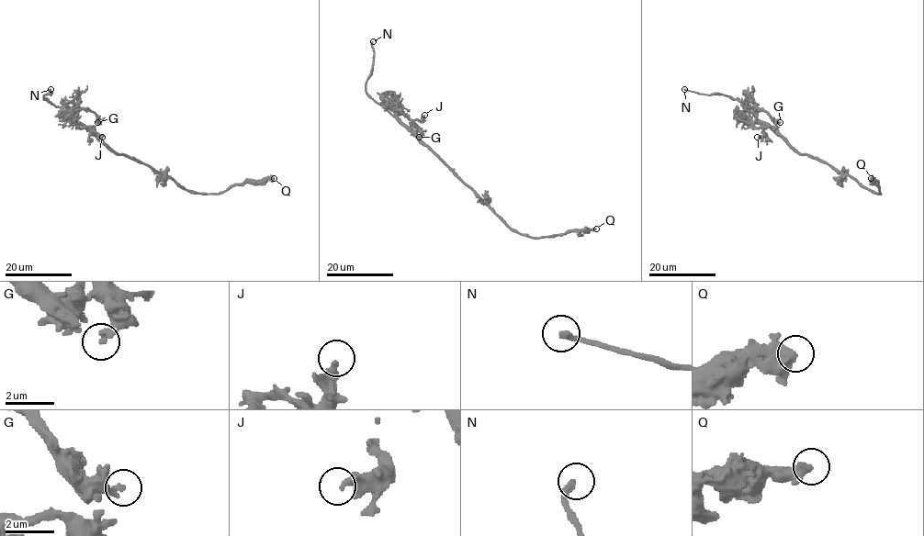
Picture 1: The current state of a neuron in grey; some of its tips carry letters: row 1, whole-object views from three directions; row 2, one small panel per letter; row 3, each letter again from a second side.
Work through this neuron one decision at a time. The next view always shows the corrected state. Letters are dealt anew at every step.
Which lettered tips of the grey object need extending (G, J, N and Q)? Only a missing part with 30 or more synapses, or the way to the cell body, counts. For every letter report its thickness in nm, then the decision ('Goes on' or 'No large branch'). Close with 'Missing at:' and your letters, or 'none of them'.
G: Thickness 200 nm. No large branch
J: Thickness 320 nm. No large branch
N: Thickness 240 nm. Goes on
Q: Thickness 340 nm. No large branch
Missing at: N

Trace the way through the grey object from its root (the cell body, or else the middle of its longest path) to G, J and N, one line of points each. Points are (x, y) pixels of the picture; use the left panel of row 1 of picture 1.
G: (129, 158), (112, 152), (75, 120), (76, 114), (82, 109), (90, 109), (97, 122)
J: (129, 158), (117, 154), (93, 130), (93, 127), (91, 128), (102, 137)
N: (129, 158), (116, 154), (88, 129), (76, 125), (59, 107), (46, 100), (44, 95), (50, 94), (50, 89)

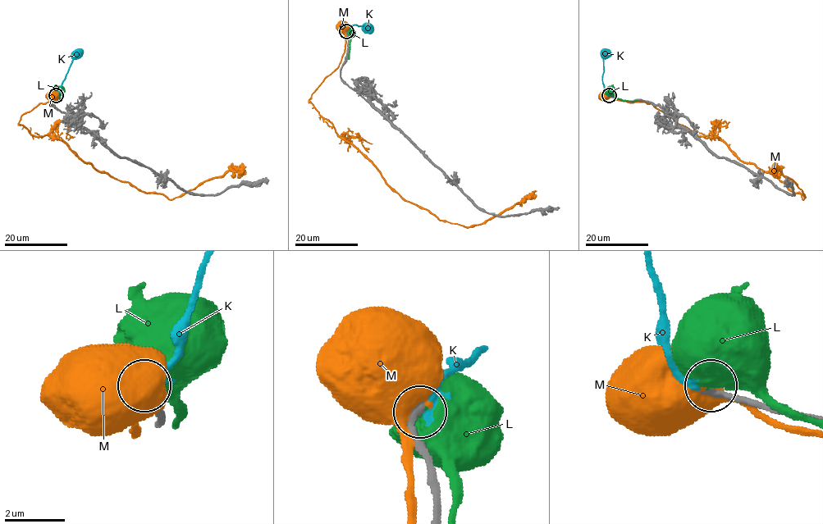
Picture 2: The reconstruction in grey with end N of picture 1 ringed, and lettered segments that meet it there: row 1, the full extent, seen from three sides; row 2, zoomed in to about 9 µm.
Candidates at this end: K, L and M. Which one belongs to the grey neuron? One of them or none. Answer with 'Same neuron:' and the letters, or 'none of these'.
Same neuron: K

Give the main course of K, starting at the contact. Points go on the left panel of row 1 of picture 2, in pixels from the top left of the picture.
K: (57, 95), (72, 58), (78, 53)

